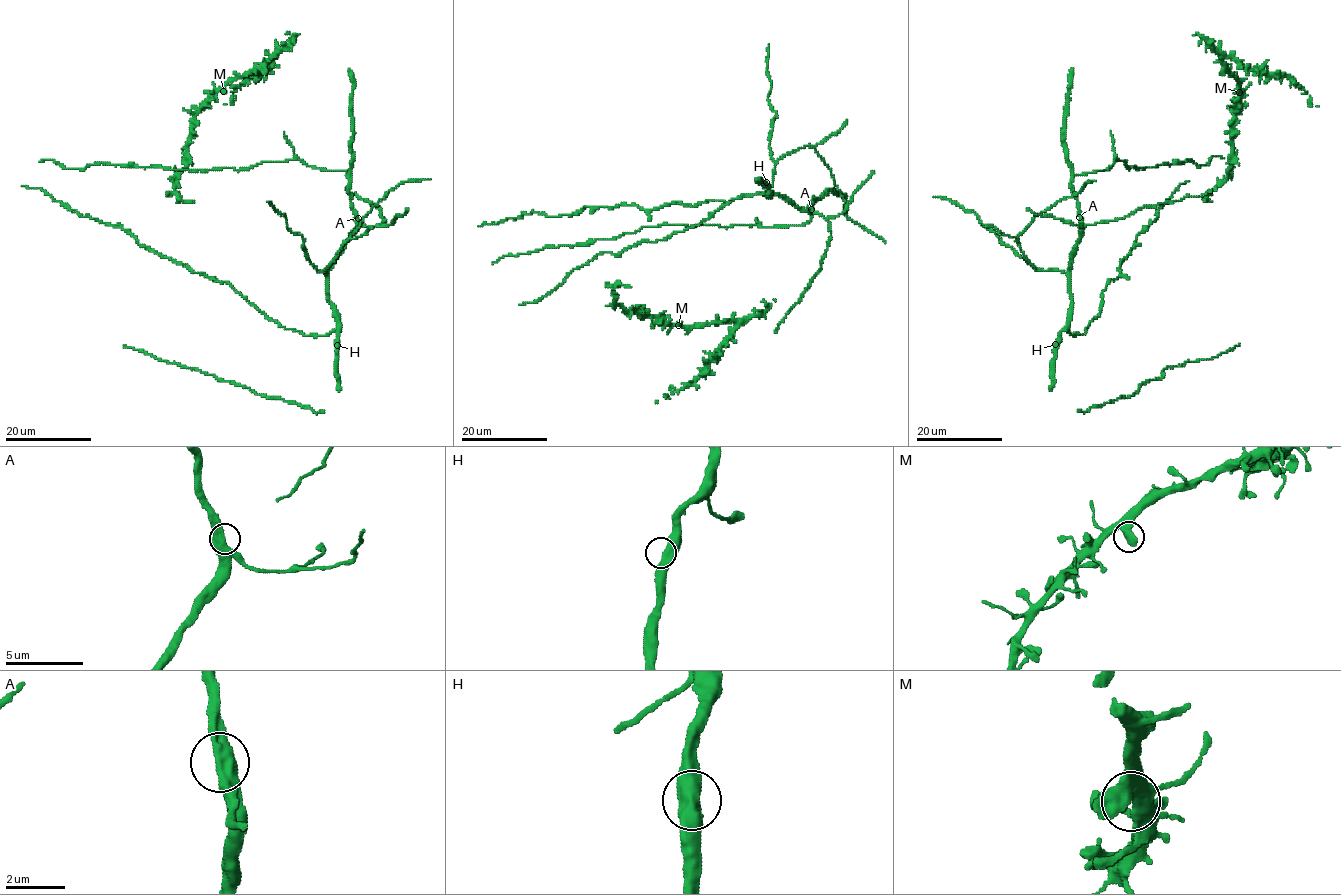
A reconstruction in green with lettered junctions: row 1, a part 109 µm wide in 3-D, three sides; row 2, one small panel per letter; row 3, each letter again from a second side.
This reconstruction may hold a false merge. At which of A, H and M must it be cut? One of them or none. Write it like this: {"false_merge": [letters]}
{"false_merge": []}

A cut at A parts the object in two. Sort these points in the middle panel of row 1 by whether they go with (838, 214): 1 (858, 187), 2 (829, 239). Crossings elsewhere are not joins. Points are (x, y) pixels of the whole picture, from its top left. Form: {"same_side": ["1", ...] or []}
{"same_side": ["1", "2"]}

